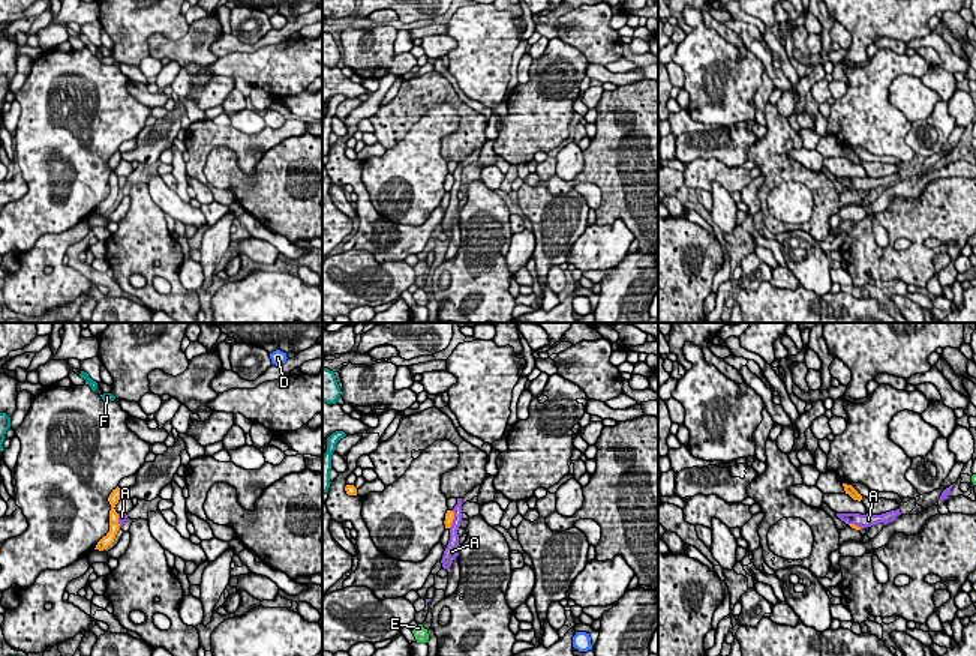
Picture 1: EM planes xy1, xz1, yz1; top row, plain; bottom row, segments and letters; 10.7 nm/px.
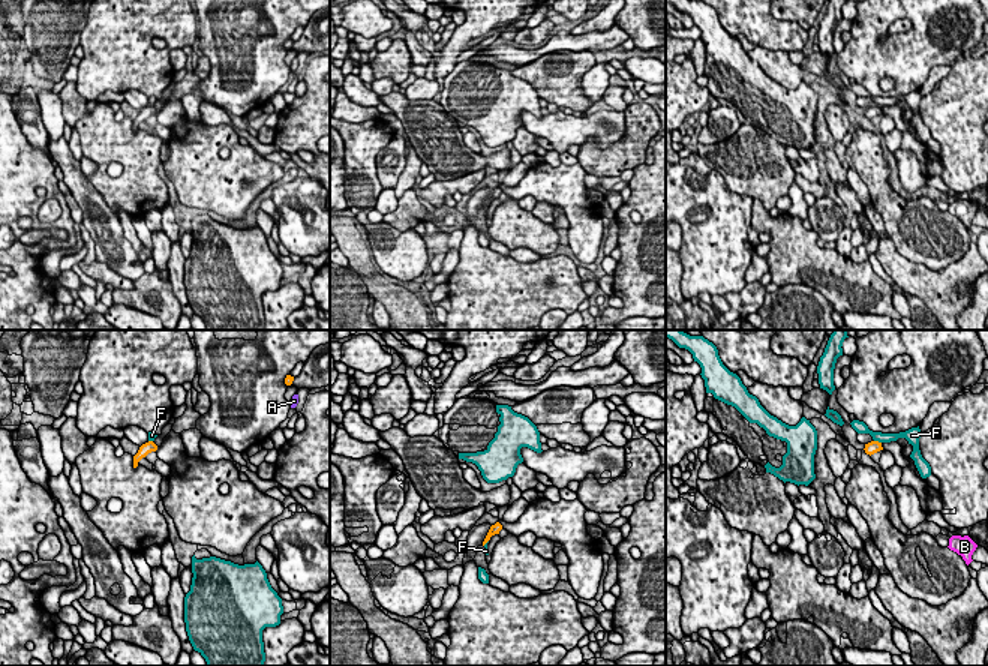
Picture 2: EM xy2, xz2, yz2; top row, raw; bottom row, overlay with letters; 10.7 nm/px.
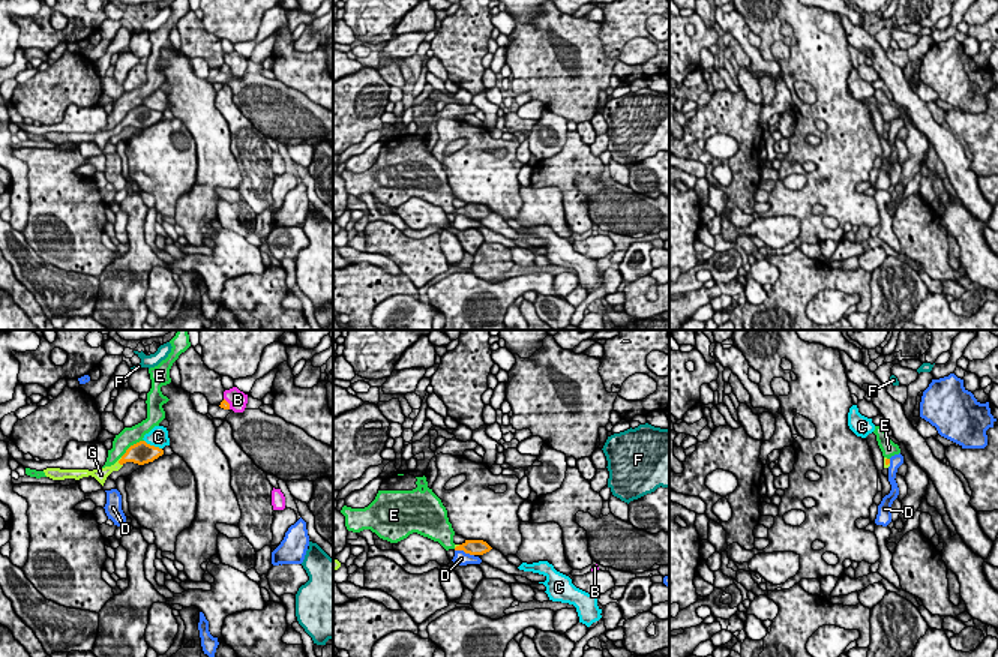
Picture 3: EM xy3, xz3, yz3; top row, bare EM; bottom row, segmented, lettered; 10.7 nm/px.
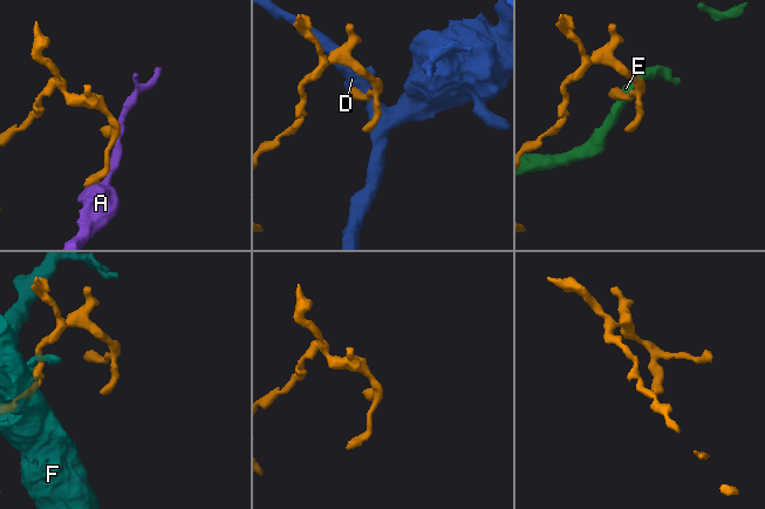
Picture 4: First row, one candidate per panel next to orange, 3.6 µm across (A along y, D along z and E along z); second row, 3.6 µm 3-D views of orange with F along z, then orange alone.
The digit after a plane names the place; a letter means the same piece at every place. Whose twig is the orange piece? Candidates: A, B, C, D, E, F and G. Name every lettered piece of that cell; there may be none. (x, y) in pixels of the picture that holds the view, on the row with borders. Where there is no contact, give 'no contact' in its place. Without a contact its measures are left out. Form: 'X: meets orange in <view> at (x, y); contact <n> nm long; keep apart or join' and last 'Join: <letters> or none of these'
A: meets orange in xz1 at (453, 518); contact 200 nm long; keep apart
B: meets orange in xy3 at (228, 404); contact 140 nm long; keep apart
C: meets orange in xy3 at (153, 446); contact 220 nm long; keep apart
D: meets orange in xz3 at (464, 551); contact 220 nm long; keep apart
E: meets orange in xy3 at (131, 446); contact 320 nm long; keep apart
F: meets orange in yz2 at (877, 441); contact 90 nm long; keep apart
G: meets orange in xy3 at (119, 462); contact 100 nm long; join
Join: G

